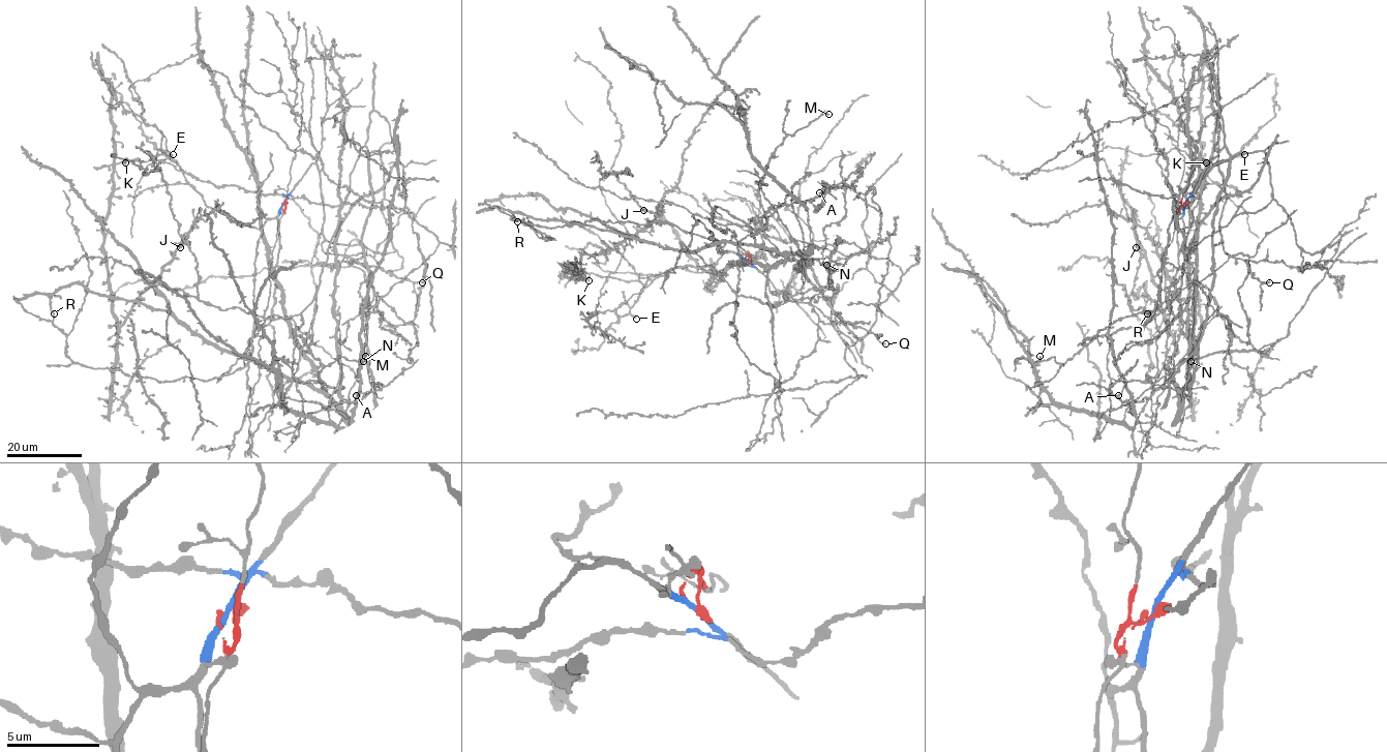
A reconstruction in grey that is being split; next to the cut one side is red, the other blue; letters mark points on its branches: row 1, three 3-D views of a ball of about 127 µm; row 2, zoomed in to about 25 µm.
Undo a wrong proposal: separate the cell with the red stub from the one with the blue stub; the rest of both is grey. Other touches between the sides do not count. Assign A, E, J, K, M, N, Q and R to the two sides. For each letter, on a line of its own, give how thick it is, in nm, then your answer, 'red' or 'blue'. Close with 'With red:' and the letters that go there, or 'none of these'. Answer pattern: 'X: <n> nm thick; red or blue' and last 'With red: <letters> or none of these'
A: 180 nm thick; blue
E: 340 nm thick; blue
J: 400 nm thick; blue
K: 400 nm thick; blue
M: 170 nm thick; blue
N: 400 nm thick; blue
Q: 280 nm thick; blue
R: 200 nm thick; blue
With red: none of these

